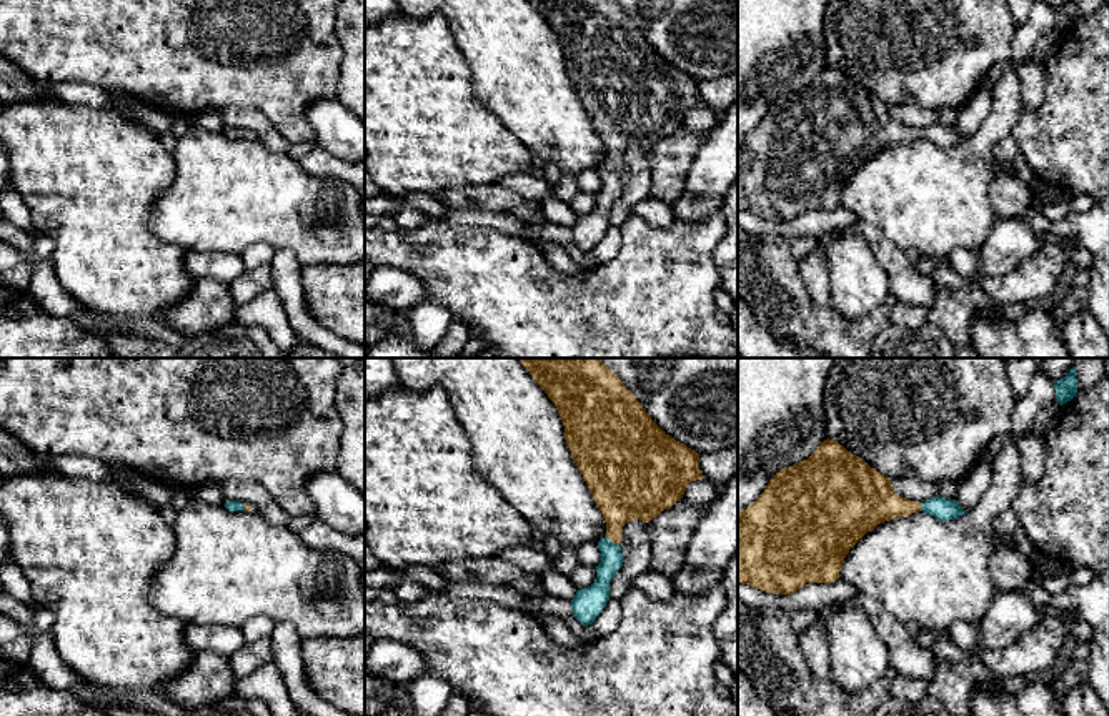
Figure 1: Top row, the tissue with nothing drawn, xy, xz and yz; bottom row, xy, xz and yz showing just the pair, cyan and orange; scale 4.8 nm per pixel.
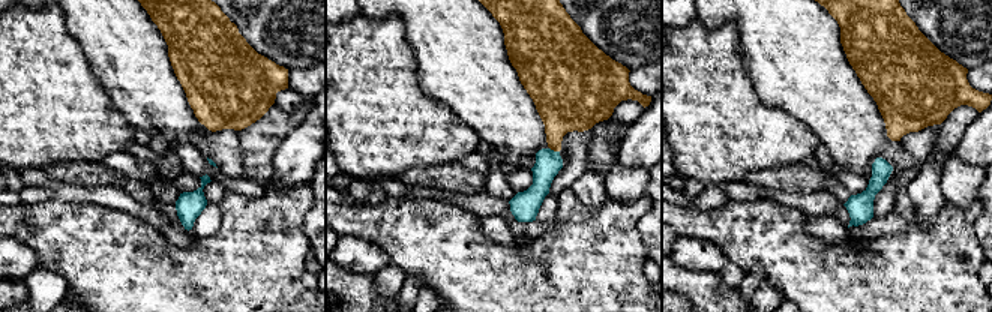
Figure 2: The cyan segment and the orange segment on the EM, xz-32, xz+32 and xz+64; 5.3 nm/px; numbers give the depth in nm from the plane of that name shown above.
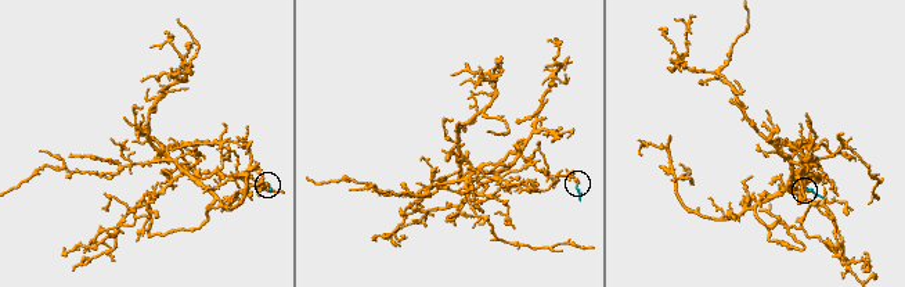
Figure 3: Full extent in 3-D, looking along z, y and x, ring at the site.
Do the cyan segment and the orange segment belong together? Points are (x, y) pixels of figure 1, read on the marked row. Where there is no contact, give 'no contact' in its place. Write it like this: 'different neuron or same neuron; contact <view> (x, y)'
same neuron; contact xz (610, 540)

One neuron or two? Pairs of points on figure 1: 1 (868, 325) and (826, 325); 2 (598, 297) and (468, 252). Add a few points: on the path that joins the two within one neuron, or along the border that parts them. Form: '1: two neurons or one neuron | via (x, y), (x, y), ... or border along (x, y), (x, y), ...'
1: one neuron | via (858, 333), (836, 333)
2: one neuron | via (566, 297), (513, 297), (500, 283)

